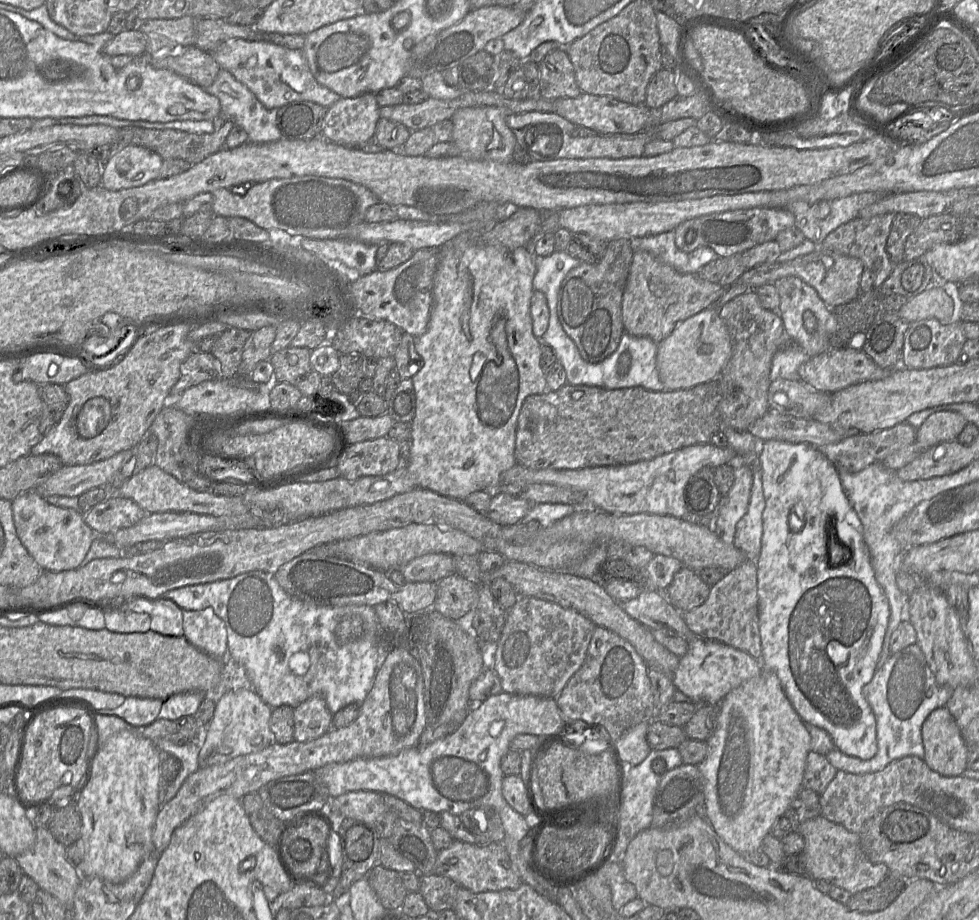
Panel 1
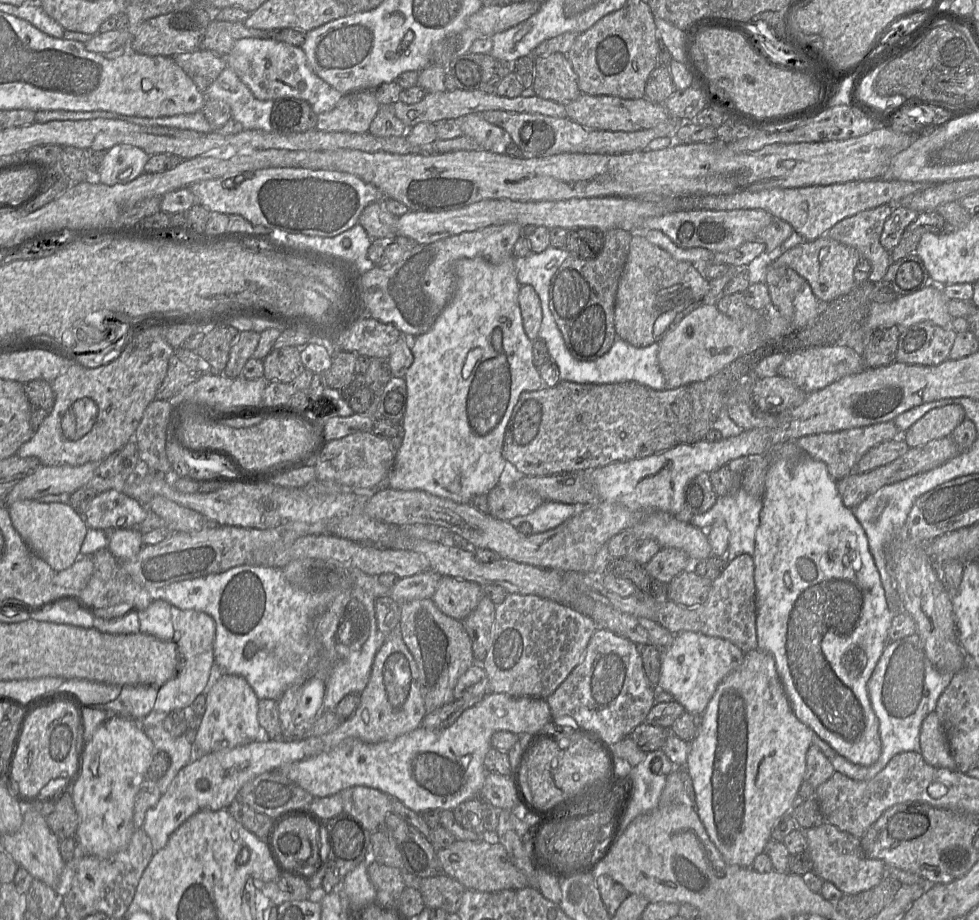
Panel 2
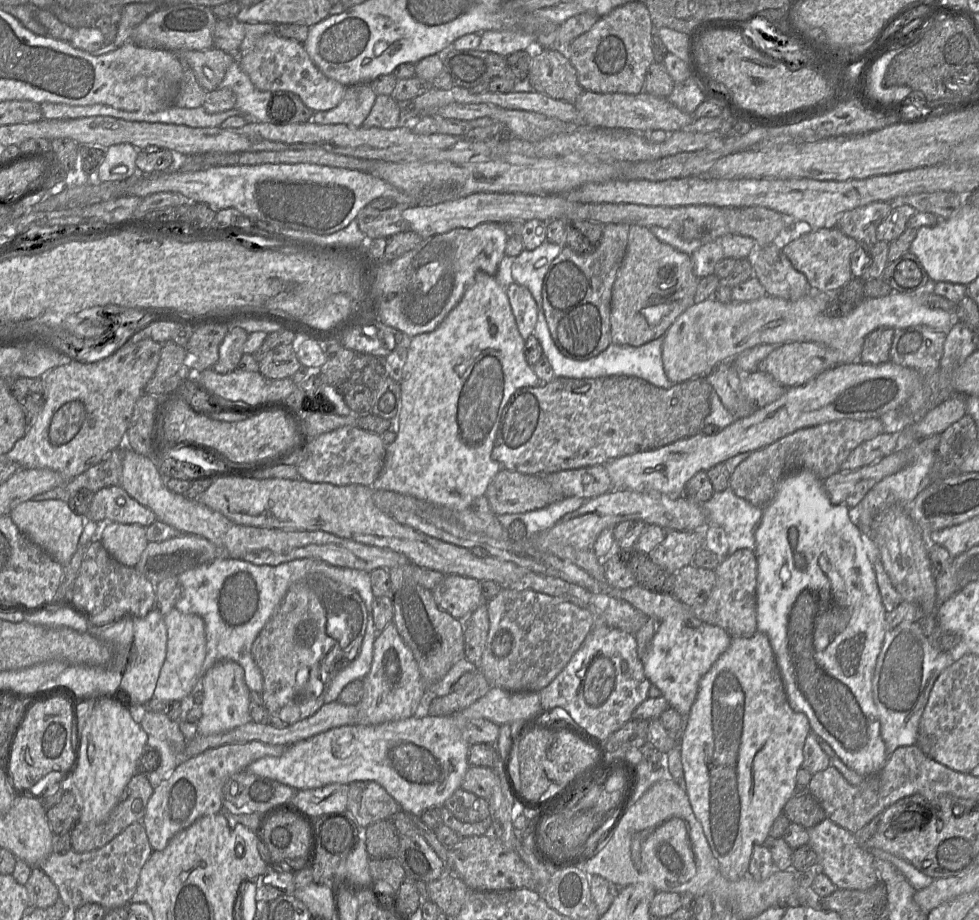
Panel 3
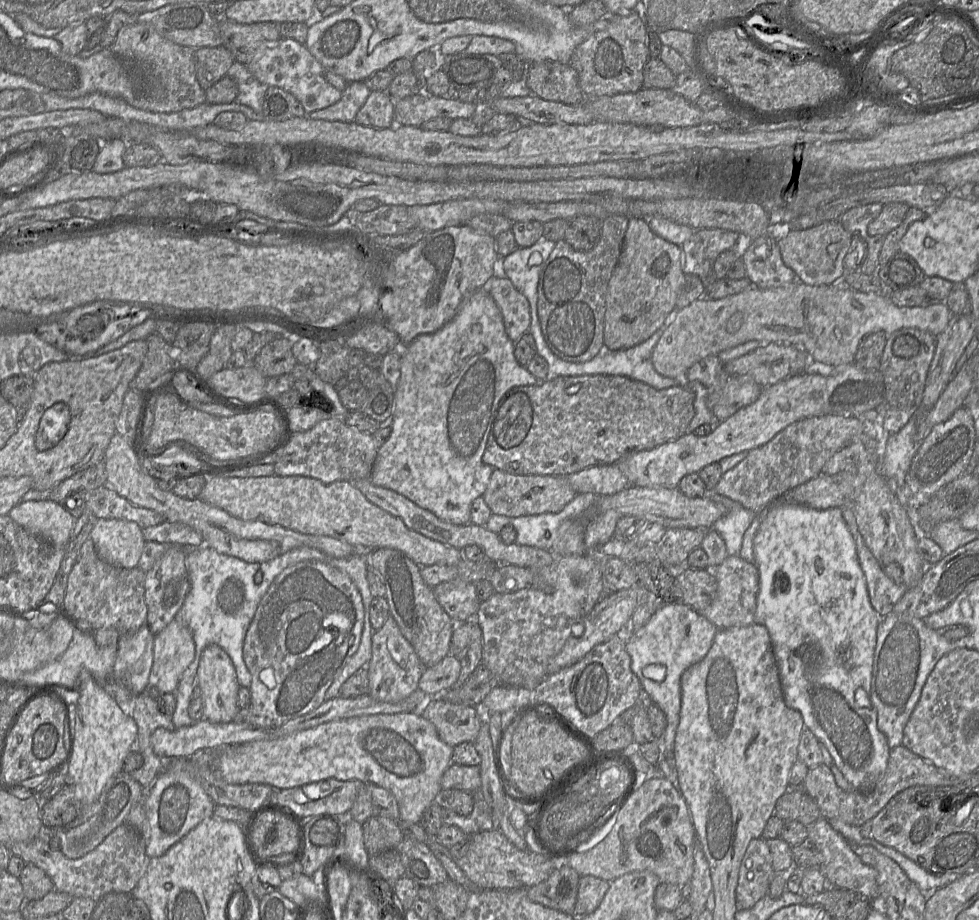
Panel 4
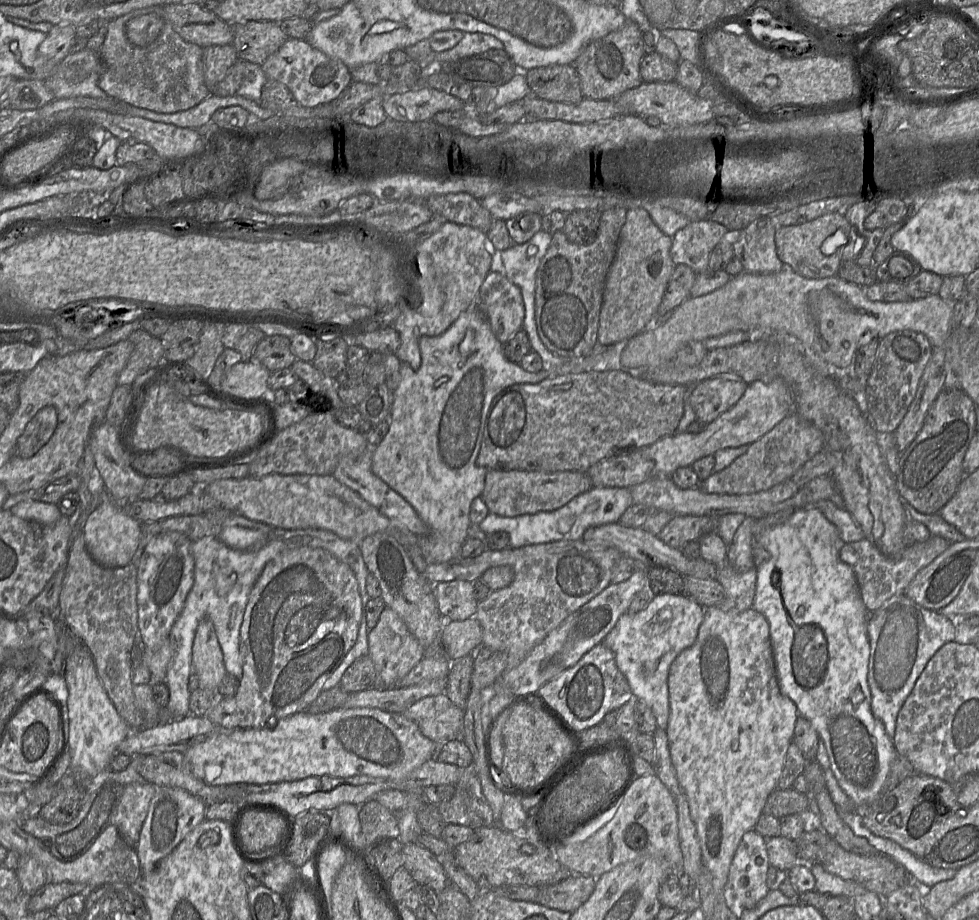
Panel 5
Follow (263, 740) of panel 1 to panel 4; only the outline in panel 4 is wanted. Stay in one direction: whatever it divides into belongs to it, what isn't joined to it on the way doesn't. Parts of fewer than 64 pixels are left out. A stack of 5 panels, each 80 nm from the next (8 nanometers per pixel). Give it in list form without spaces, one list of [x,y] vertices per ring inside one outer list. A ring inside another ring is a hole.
[[[218,645],[203,650],[197,667],[198,688],[204,703],[204,719],[233,722],[238,711],[239,683],[228,654]]]

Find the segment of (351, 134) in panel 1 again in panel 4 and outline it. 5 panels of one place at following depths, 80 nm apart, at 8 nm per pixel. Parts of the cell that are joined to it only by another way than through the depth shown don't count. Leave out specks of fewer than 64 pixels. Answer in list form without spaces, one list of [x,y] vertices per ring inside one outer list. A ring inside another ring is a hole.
[[[365,81],[350,82],[336,103],[313,111],[308,116],[316,120],[354,122],[357,112],[365,104],[371,91]]]

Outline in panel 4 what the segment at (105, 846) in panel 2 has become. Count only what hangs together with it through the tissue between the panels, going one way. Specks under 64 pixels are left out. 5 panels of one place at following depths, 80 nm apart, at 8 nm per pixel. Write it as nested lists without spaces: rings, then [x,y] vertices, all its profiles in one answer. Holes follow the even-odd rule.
[[[88,673],[81,674],[78,680],[78,684],[76,687],[77,691],[77,705],[76,705],[76,720],[75,720],[75,731],[74,731],[74,738],[72,742],[72,749],[71,749],[71,758],[68,763],[67,773],[68,773],[68,785],[71,785],[73,787],[73,790],[77,796],[77,798],[80,800],[83,806],[89,806],[92,803],[94,803],[98,797],[100,796],[103,788],[107,784],[107,782],[122,772],[122,766],[125,757],[128,755],[128,753],[131,751],[132,747],[135,745],[137,735],[138,735],[138,729],[135,721],[129,716],[124,710],[122,710],[116,701],[113,699],[111,695],[108,694],[108,692],[104,689],[104,684],[98,682],[92,675]]]

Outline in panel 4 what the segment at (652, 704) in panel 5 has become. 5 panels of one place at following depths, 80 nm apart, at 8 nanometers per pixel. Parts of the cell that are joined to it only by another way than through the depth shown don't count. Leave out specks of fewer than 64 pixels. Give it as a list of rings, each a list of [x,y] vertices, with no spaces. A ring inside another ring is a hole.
[[[663,603],[648,622],[638,631],[636,631],[626,642],[626,651],[631,657],[631,670],[638,677],[642,690],[648,695],[649,699],[656,704],[665,714],[667,725],[663,736],[659,741],[659,760],[657,764],[657,773],[663,774],[665,778],[674,780],[676,783],[675,766],[675,736],[680,720],[681,709],[681,676],[690,666],[701,661],[712,646],[715,634],[718,628],[699,612],[681,603]]]

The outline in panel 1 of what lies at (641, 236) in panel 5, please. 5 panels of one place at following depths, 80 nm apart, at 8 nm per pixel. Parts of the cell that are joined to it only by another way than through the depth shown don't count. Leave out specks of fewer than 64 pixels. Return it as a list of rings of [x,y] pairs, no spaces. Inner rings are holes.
[[[634,251],[622,299],[624,331],[660,343],[683,321],[715,306],[724,292],[724,287],[703,279],[699,273],[678,272],[647,251]]]

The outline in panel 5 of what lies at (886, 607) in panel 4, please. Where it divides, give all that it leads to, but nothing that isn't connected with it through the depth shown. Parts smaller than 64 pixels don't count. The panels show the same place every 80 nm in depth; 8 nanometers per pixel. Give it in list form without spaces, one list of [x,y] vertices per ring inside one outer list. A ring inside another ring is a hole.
[[[932,535],[925,542],[908,545],[900,557],[888,557],[867,539],[844,544],[839,550],[839,558],[849,565],[855,575],[862,601],[869,612],[880,608],[884,602],[904,593],[916,574],[943,553],[950,542],[943,537]]]

